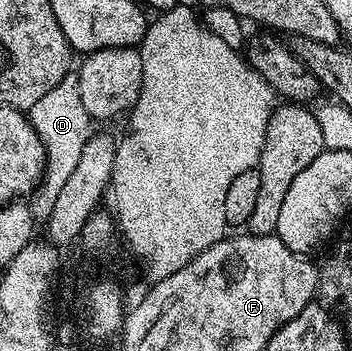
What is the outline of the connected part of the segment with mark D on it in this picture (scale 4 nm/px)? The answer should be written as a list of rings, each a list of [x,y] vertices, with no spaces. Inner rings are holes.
[[[70,72],[41,97],[27,112],[29,123],[39,132],[39,140],[43,140],[45,149],[45,177],[38,185],[31,198],[33,221],[37,224],[48,223],[51,208],[55,208],[55,200],[59,192],[67,184],[71,172],[75,172],[75,164],[79,164],[79,155],[83,153],[83,144],[87,144],[91,133],[91,119],[87,108],[83,108],[83,99],[79,93],[79,77]]]

